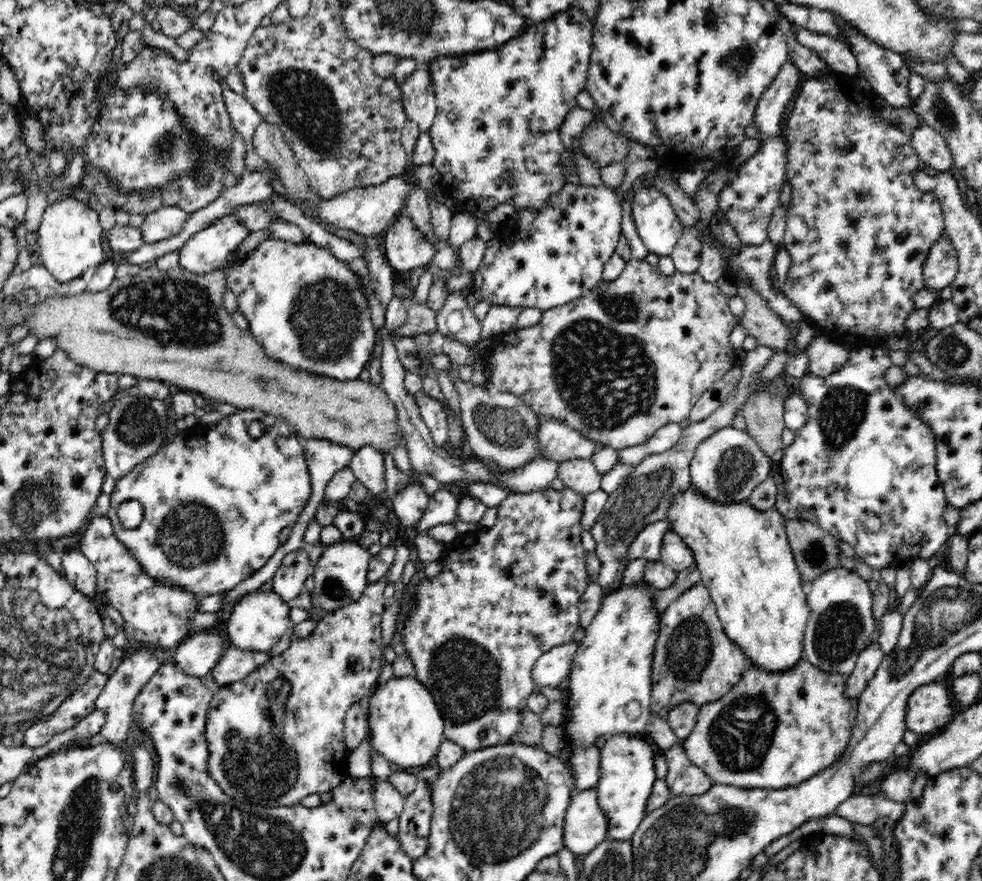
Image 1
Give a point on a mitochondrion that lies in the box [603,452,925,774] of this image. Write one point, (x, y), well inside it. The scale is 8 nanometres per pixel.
(837, 629)

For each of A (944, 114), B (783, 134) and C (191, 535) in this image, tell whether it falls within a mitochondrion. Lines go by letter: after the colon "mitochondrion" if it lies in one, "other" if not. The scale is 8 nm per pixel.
A: mitochondrion
B: other
C: mitochondrion

